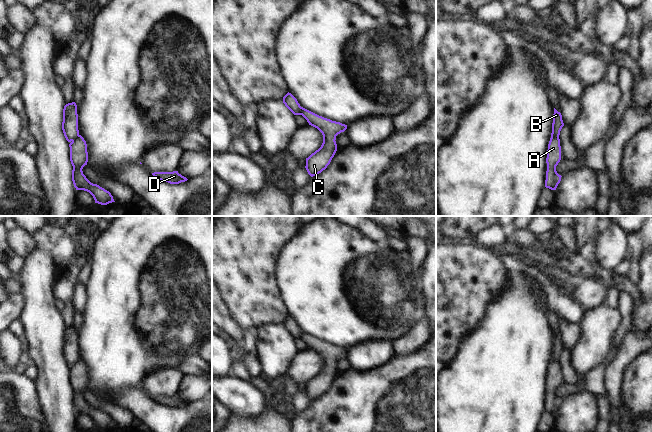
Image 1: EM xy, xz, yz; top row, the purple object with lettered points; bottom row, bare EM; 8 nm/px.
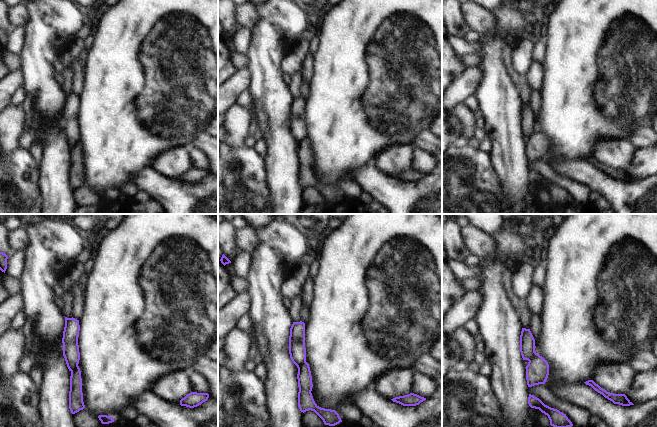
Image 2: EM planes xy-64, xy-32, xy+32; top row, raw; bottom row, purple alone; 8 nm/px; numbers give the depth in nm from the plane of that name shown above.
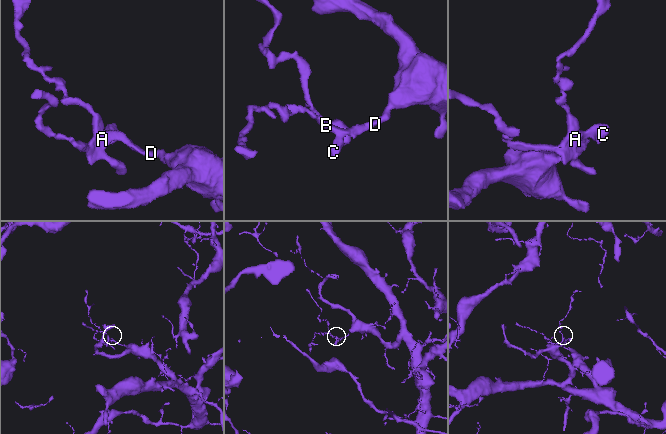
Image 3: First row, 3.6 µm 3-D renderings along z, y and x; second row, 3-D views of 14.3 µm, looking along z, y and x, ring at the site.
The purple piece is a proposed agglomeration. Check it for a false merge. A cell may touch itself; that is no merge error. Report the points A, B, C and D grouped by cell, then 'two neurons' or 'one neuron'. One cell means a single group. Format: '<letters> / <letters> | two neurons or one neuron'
A C D / B | two neurons

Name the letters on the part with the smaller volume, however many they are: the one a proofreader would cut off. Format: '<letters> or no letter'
B

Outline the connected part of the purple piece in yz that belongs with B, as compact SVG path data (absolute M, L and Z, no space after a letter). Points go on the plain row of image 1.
M554 332L551 361L559 360L560 359L560 355L561 355L563 350L564 350L564 347L563 347L563 344L562 344L562 339L561 339L560 336L558 336Z

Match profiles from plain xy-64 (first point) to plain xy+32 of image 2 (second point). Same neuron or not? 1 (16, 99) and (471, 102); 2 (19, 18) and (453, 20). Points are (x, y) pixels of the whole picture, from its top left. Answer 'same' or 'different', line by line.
1: same
2: different

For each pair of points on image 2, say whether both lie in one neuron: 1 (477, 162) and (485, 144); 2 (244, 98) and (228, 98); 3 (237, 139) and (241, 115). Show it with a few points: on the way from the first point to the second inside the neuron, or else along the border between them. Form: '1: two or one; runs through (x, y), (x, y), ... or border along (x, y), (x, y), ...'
1: two; border along (477, 148), (488, 154)
2: two; border along (247, 88), (238, 94), (234, 103)
3: one; runs through (237, 133), (237, 121)

